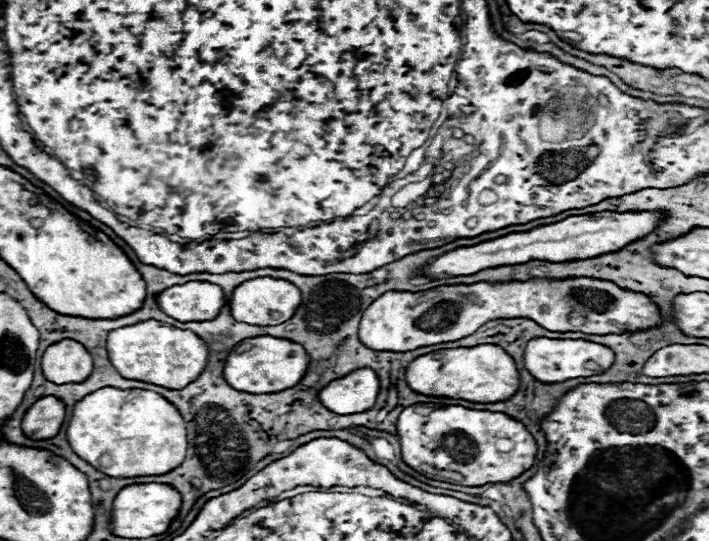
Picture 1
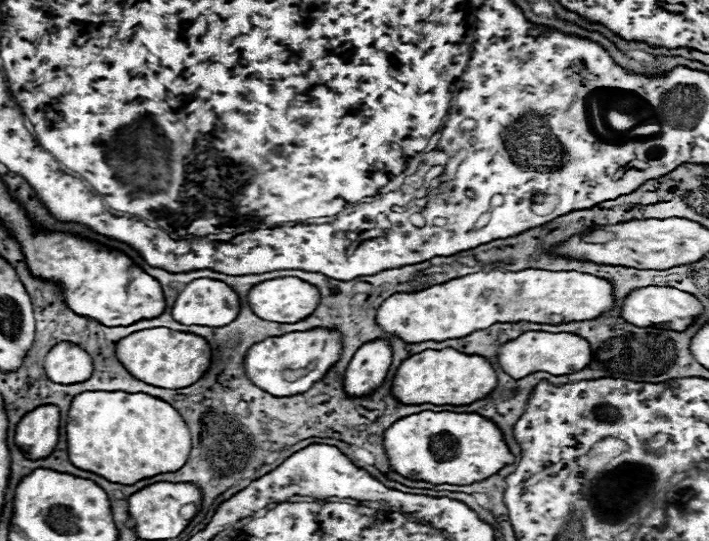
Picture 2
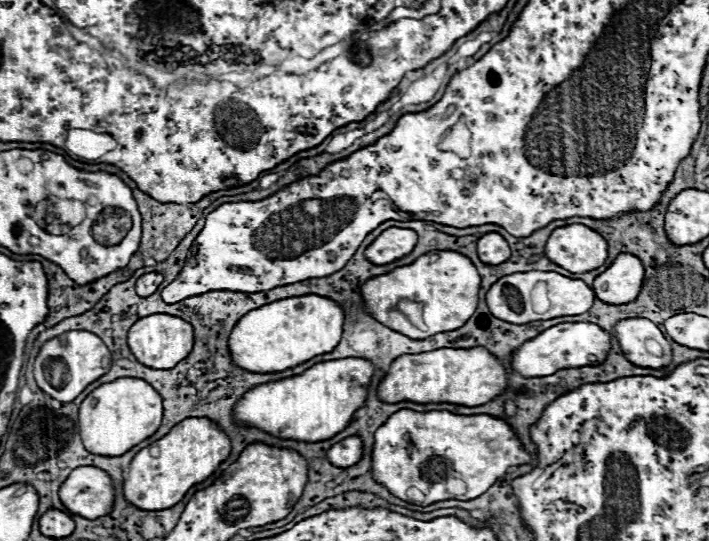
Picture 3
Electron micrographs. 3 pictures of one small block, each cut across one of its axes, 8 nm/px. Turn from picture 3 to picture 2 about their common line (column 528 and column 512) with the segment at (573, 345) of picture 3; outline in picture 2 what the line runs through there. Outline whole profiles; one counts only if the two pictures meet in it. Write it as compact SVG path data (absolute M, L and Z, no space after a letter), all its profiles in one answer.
M524 332L518 338L500 346L498 364L506 374L510 374L516 380L520 380L528 374L534 374L534 372L548 372L554 376L562 376L562 374L578 372L578 370L586 368L586 364L590 364L590 346L586 344L584 338L570 334L570 332L558 332L558 334Z

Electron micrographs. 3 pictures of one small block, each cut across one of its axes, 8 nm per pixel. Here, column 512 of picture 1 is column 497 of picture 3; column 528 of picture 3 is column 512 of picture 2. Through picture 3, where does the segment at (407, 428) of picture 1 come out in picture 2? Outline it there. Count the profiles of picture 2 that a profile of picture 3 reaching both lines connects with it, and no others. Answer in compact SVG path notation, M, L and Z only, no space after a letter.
M420 412L396 420L384 432L382 446L390 460L390 468L400 476L424 480L432 484L466 486L496 474L514 462L512 452L502 440L502 432L480 414L458 412Z

